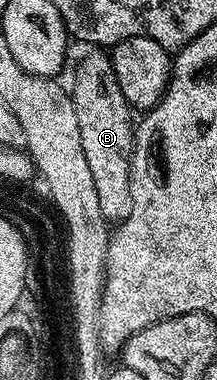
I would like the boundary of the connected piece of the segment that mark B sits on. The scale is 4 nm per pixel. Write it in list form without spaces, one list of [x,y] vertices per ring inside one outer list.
[[[90,51],[90,54],[78,65],[74,73],[74,86],[68,92],[76,107],[76,123],[80,123],[80,147],[84,147],[84,159],[88,159],[88,168],[92,171],[92,180],[96,182],[96,196],[100,198],[100,211],[108,223],[121,223],[132,211],[132,191],[130,190],[130,156],[134,153],[135,122],[130,122],[132,110],[116,83],[116,71],[106,51]]]

